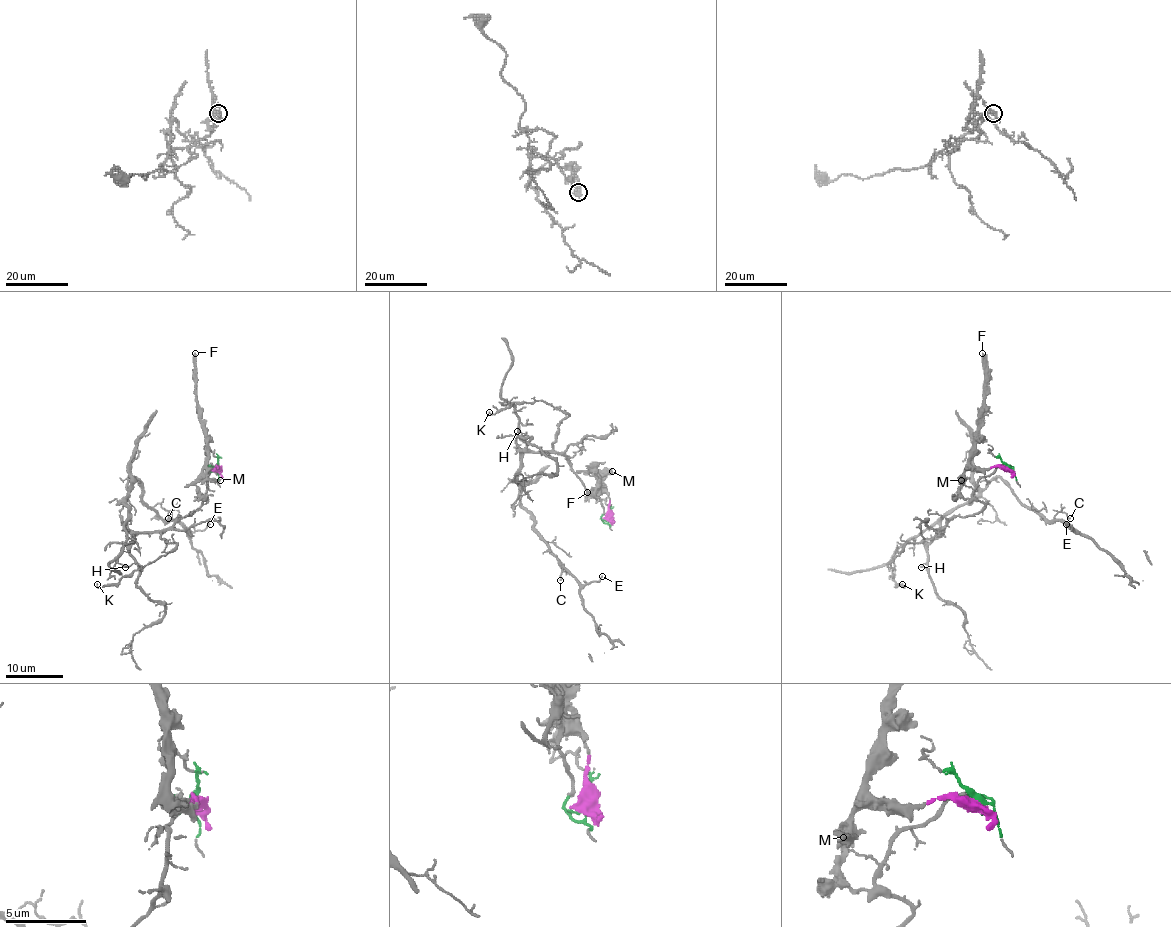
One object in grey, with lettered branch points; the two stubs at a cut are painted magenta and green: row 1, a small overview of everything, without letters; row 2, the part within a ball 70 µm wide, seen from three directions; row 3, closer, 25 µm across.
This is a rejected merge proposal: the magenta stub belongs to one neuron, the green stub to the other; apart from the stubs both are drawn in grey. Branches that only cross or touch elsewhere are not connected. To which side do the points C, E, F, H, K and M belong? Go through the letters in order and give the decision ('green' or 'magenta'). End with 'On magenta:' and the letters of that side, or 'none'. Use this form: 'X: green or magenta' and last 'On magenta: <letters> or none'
C: green
E: green
F: magenta
H: green
K: green
M: magenta
On magenta: F, M

